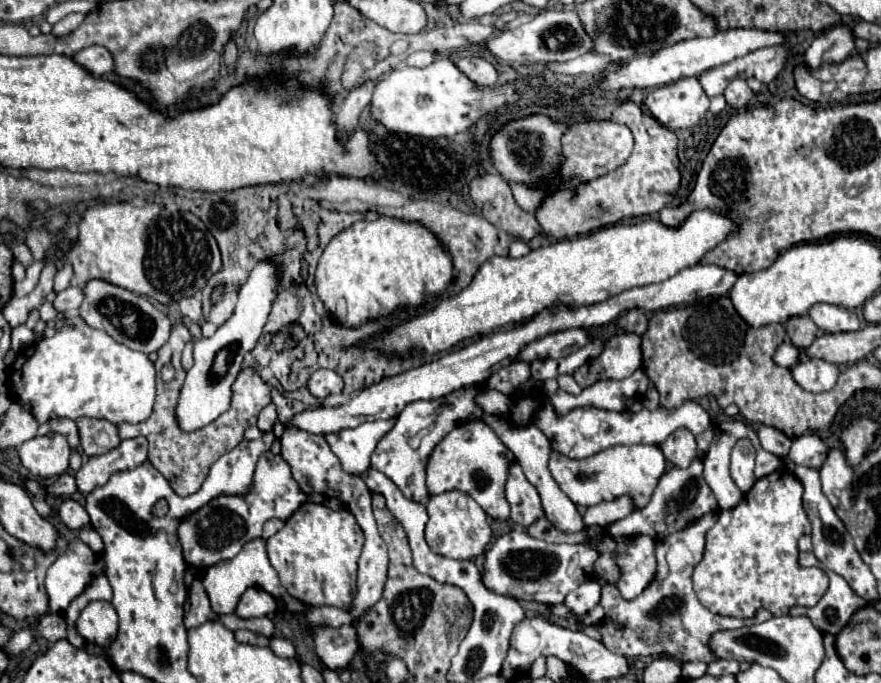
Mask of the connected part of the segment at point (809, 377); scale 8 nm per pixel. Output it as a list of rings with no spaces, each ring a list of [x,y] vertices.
[[[805,359],[791,369],[793,379],[811,393],[821,393],[833,389],[839,377],[837,365],[823,359]]]

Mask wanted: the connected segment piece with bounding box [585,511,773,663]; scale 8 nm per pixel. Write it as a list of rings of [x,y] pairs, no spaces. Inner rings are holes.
[[[713,511],[695,519],[695,523],[689,523],[683,531],[659,539],[655,545],[655,559],[657,559],[655,581],[651,581],[639,597],[625,601],[617,591],[615,583],[603,585],[599,607],[587,613],[585,623],[597,627],[597,631],[603,635],[603,645],[609,651],[625,657],[647,657],[665,653],[679,661],[711,663],[715,661],[715,655],[707,651],[707,639],[711,639],[715,631],[755,625],[773,617],[767,609],[759,609],[755,617],[749,619],[721,617],[713,615],[707,607],[699,603],[691,587],[691,573],[693,567],[701,561],[705,547],[705,533],[715,525],[715,521],[717,513]]]

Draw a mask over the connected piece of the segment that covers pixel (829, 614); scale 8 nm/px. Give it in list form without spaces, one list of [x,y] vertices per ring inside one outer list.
[[[833,571],[829,575],[829,589],[821,597],[821,601],[815,607],[793,607],[791,615],[805,615],[813,621],[813,625],[823,631],[837,635],[849,621],[849,617],[865,605],[863,599],[859,599],[847,581],[841,575],[835,575]]]

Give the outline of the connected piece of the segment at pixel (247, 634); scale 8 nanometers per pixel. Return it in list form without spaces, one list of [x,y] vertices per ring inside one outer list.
[[[235,631],[235,639],[239,643],[249,643],[249,645],[269,645],[267,637],[253,631]]]

